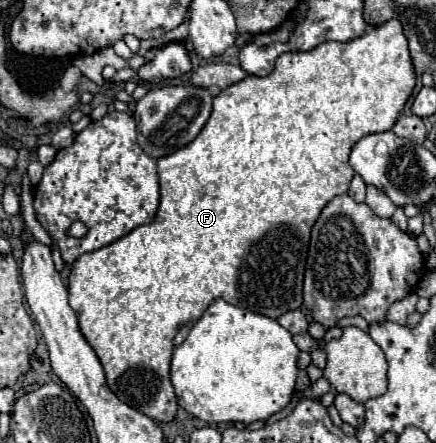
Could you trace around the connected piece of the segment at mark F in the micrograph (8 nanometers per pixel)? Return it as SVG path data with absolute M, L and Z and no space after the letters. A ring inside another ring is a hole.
M389 20L381 26L371 28L365 36L355 38L347 44L323 42L309 52L285 52L277 58L275 70L269 76L265 76L265 78L247 76L245 80L221 90L213 98L213 110L211 110L211 116L209 116L207 124L203 126L201 134L185 148L157 158L161 202L159 202L159 208L157 208L153 222L131 230L127 236L115 240L109 246L103 246L95 252L81 254L69 272L69 306L77 314L81 334L85 336L85 340L89 342L89 346L95 350L97 358L101 360L101 366L103 366L105 378L107 378L107 386L113 390L113 394L117 394L119 400L123 400L131 408L147 414L149 418L153 418L157 422L175 420L177 398L173 394L173 386L169 380L169 362L171 362L171 354L173 354L173 338L183 324L195 322L209 308L209 304L213 300L223 298L229 304L235 304L239 308L245 308L245 310L251 310L251 312L257 312L257 314L263 314L269 318L279 318L281 314L285 314L289 310L301 308L301 288L303 288L303 272L305 272L305 258L307 258L307 248L309 248L311 226L315 224L319 212L323 210L323 206L331 198L347 192L349 182L355 174L347 162L351 146L367 134L391 130L391 126L395 124L407 98L411 96L413 86L415 86L415 72L413 72L411 56L407 50L407 38L403 34L399 20Z

